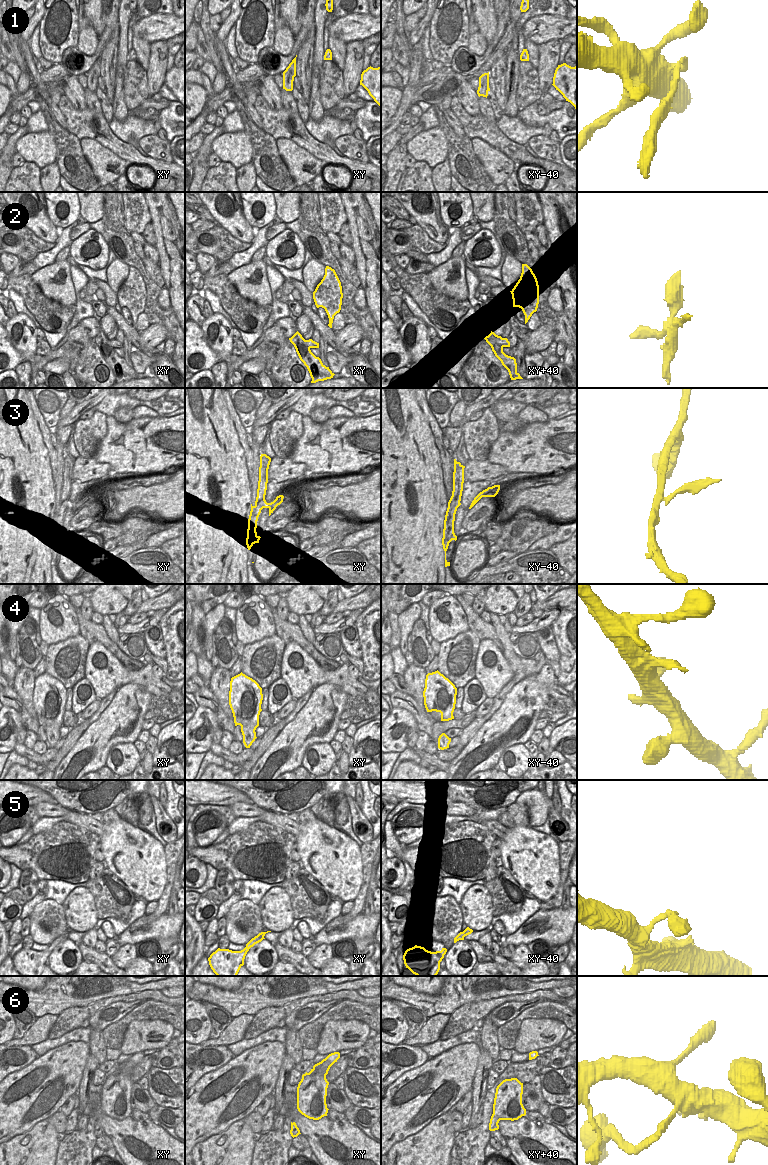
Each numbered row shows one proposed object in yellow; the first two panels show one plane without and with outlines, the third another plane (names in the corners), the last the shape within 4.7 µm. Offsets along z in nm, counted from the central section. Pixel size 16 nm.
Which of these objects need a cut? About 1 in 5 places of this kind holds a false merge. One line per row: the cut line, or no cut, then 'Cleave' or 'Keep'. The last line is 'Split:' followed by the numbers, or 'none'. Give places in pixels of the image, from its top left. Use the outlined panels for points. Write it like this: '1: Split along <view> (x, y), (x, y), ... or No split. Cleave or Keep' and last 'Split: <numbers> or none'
1: No split. Keep
2: Split along xy+40 (494, 337), (493, 340), (502, 347). Cleave
3: No split. Keep
4: No split. Keep
5: No split. Keep
6: No split. Keep
Split: 2

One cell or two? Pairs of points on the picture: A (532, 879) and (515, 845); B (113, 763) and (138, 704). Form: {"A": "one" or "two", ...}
{"A": "one", "B": "two"}

